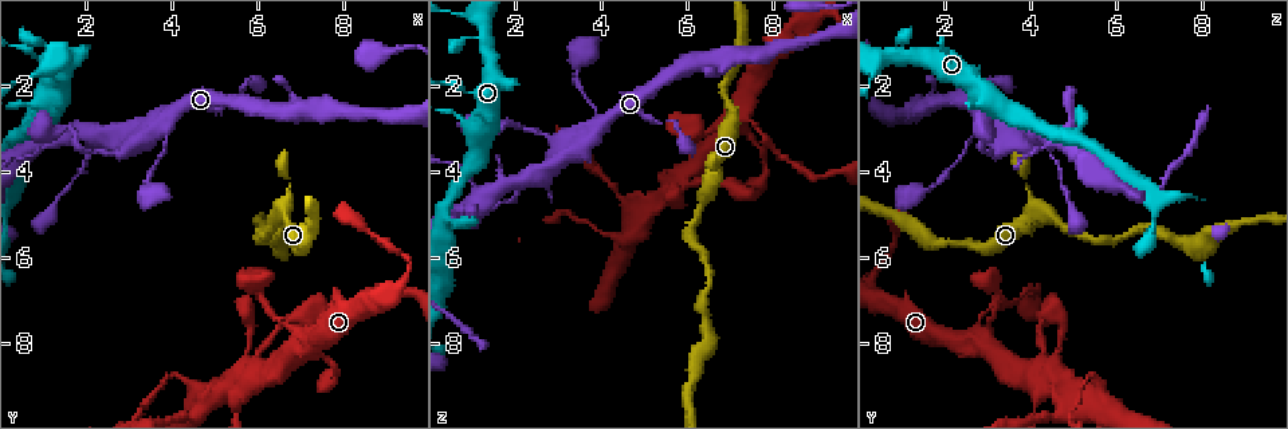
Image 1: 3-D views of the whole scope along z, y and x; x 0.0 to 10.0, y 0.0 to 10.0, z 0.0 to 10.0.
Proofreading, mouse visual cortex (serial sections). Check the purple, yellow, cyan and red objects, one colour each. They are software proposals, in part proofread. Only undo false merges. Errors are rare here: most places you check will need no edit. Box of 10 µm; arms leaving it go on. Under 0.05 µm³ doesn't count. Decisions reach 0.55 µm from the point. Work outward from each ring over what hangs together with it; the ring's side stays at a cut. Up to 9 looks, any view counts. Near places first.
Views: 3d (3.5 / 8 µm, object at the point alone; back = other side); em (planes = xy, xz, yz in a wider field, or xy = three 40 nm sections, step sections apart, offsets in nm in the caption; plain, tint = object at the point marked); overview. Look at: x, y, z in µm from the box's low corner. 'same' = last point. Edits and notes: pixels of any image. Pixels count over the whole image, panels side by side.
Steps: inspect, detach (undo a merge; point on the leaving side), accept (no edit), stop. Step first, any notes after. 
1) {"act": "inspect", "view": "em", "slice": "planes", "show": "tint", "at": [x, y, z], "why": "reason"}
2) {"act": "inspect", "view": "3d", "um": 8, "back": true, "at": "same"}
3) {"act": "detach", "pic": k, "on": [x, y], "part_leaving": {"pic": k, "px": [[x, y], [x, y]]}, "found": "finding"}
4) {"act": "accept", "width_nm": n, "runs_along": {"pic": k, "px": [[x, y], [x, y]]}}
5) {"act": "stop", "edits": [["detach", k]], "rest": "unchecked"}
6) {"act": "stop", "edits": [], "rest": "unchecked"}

{"act": "inspect", "view": "3d", "um": 3.5, "at": [8.70, 5.55, 0.85], "why": "calibre changes"}

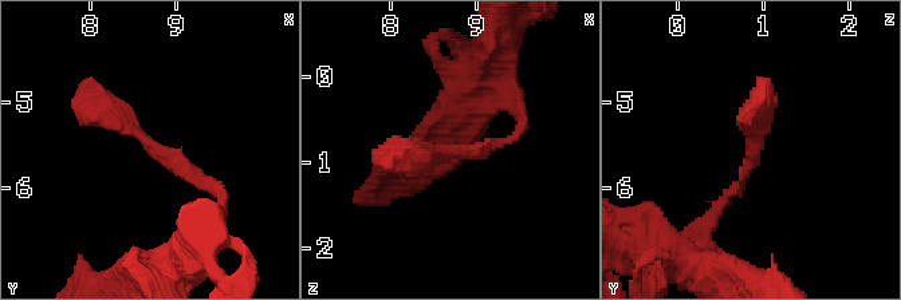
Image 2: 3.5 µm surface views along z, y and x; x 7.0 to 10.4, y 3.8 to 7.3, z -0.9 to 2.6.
{"act": "inspect", "view": "em", "slice": "planes", "show": "tint", "at": [8.75, 5.55, 0.90], "arm_widths_nm": [100, 300], "why": "now the EM"}

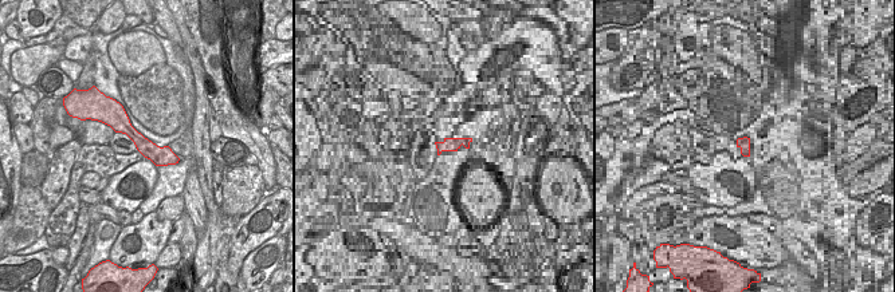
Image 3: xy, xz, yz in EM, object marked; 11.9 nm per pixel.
{"act": "accept", "runs_along": {"pic": 3, "px": [[118, 113], [149, 150], [175, 160]]}, "found": "continuous, no second cell"}

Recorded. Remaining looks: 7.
{"act": "inspect", "view": "3d", "um": 8, "at": [7.50, 7.35, 2.85], "why": "narrows sharply"}

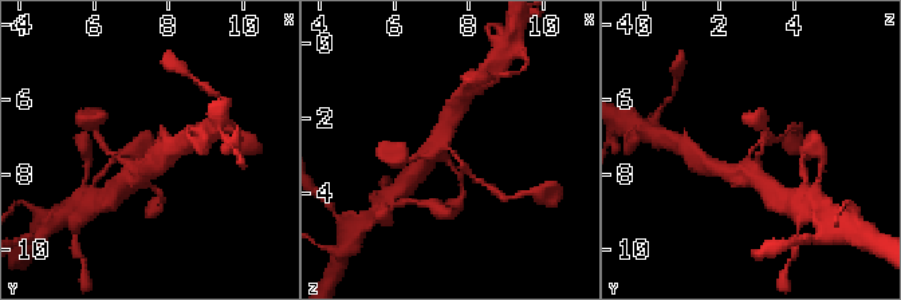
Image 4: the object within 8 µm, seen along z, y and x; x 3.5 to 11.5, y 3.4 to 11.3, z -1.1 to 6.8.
{"act": "inspect", "view": "3d", "um": 3.5, "at": "same"}

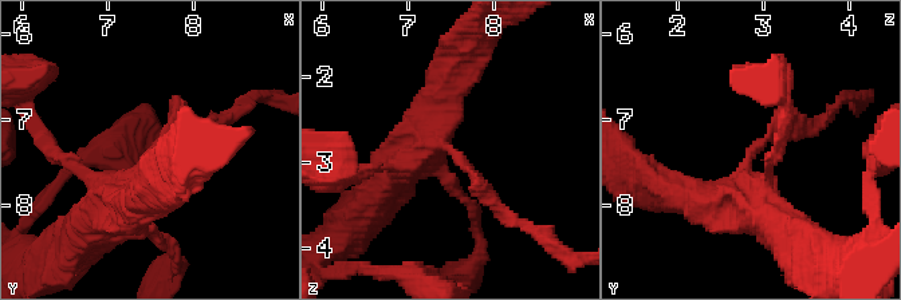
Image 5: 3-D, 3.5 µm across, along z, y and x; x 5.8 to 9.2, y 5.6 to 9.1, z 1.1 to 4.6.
{"act": "accept", "arm_widths_nm": [200, 500], "runs_along": {"pic": 5, "px": [[439, 109], [439, 143], [508, 216]]}, "found": "one cell here"}

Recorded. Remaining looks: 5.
{"act": "inspect", "view": "3d", "um": 8, "at": [5.80, 7.45, 4.75]}

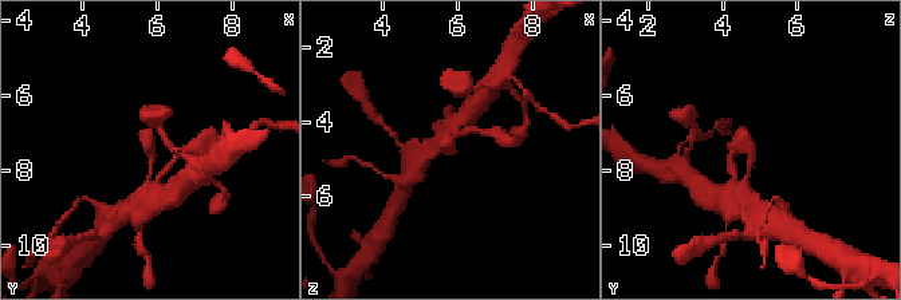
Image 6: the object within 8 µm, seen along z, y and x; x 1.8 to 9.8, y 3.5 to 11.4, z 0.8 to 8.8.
{"act": "inspect", "view": "em", "slice": "xy", "step": 3, "show": "tint", "at": "same"}

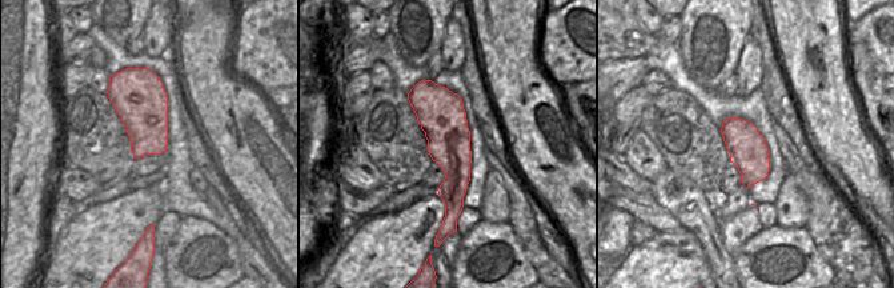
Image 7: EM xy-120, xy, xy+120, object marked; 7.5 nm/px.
{"act": "accept", "width_nm": 360, "runs_along": {"pic": 7, "px": [[424, 83], [454, 156], [456, 211]]}, "found": "all the same cell"}

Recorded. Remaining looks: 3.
{"act": "inspect", "view": "3d", "um": 3.5, "at": [4.45, 8.85, 5.50], "why": "calibre changes"}

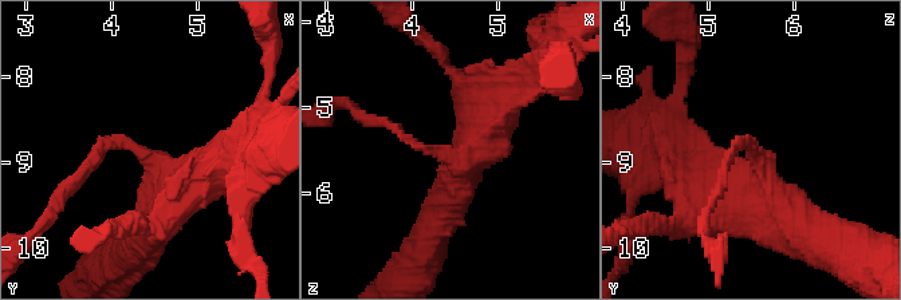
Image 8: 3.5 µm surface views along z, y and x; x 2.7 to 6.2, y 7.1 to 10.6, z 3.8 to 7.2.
{"act": "inspect", "view": "em", "slice": "planes", "show": "tint", "at": [4.45, 8.90, 5.55], "arm_widths_nm": [150, 400], "why": "now the EM"}

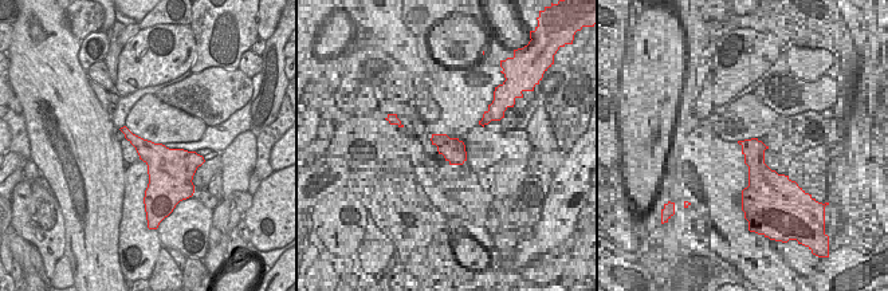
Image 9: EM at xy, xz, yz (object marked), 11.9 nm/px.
{"act": "accept", "runs_along": {"pic": 8, "px": [[499, 105], [461, 160], [384, 122]]}, "found": "one cell here"}

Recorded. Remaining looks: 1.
{"act": "stop", "edits": [], "rest": "unchecked"}

